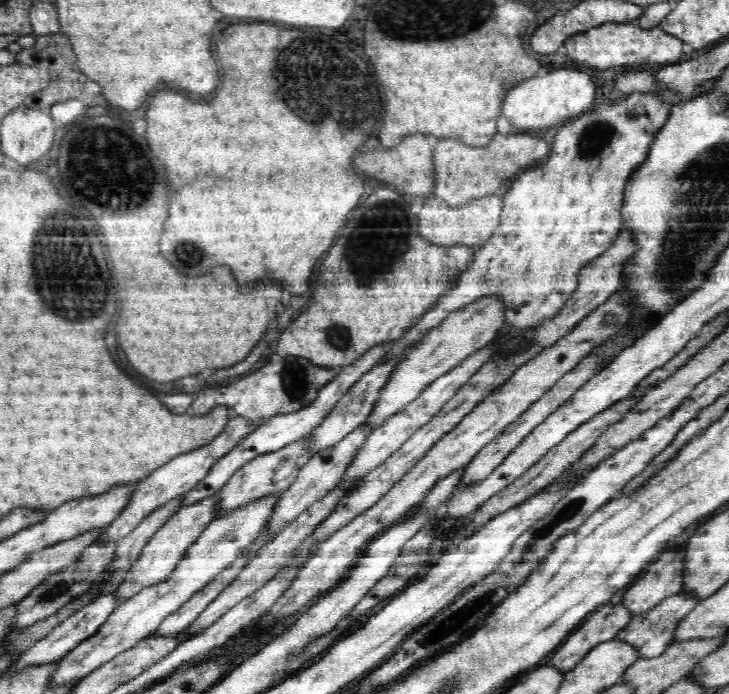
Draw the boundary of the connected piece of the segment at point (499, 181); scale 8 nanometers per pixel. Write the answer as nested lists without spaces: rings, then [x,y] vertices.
[[[512,131],[509,135],[496,132],[492,140],[483,146],[469,145],[458,137],[443,137],[437,139],[435,149],[433,150],[432,162],[435,168],[435,188],[433,195],[442,197],[452,208],[463,205],[465,202],[491,195],[498,189],[504,189],[506,182],[509,182],[523,168],[528,168],[538,160],[546,158],[550,152],[549,142],[542,138],[527,134],[526,132]]]

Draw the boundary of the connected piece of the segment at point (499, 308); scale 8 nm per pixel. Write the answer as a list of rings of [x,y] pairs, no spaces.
[[[496,294],[479,297],[470,304],[451,312],[436,328],[431,328],[426,336],[403,354],[398,362],[390,382],[382,388],[380,396],[370,416],[366,418],[366,425],[372,428],[380,427],[389,420],[395,412],[401,411],[422,392],[426,385],[433,383],[439,376],[446,374],[455,365],[459,365],[467,356],[481,349],[501,334],[505,324],[504,301]]]

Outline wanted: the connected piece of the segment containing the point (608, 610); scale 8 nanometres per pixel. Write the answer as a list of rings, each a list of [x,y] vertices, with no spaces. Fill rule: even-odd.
[[[621,603],[606,606],[594,612],[574,634],[569,634],[566,642],[552,654],[550,667],[558,671],[569,671],[575,667],[597,644],[608,642],[622,630],[634,616]]]

